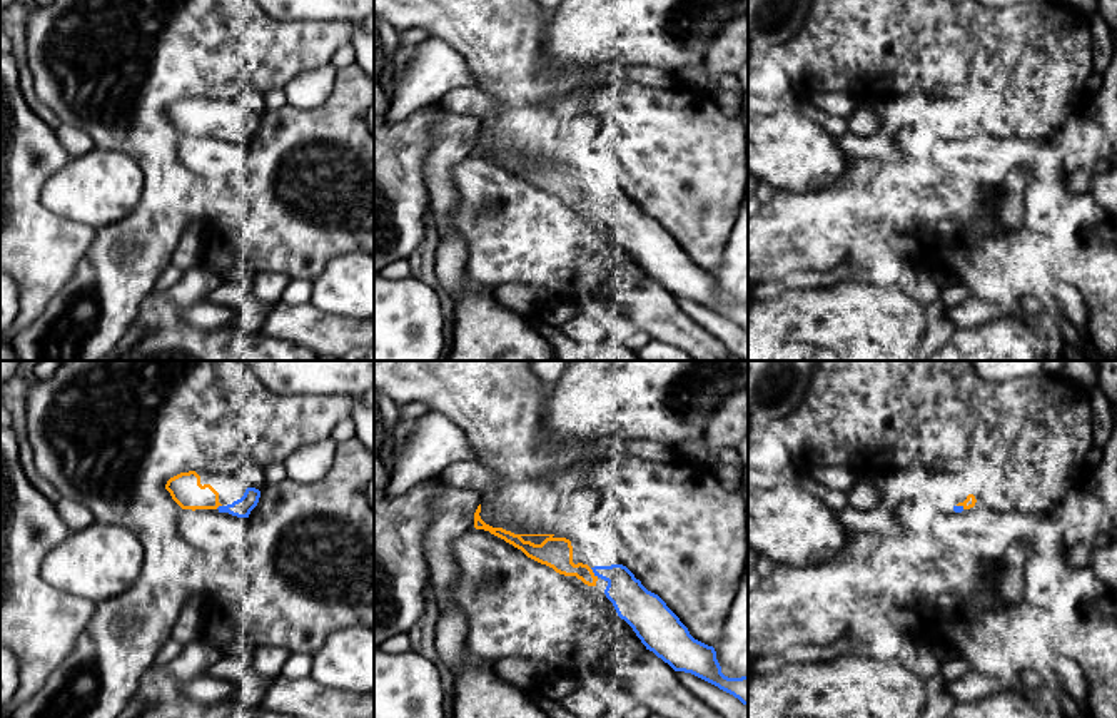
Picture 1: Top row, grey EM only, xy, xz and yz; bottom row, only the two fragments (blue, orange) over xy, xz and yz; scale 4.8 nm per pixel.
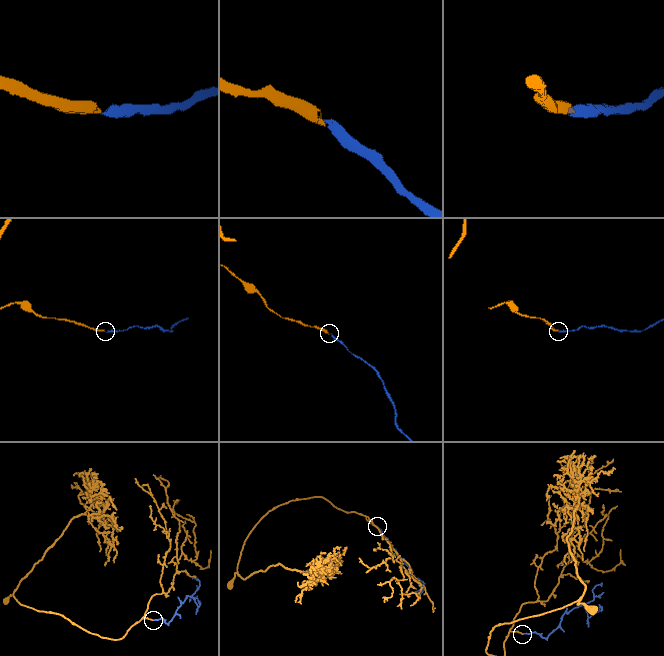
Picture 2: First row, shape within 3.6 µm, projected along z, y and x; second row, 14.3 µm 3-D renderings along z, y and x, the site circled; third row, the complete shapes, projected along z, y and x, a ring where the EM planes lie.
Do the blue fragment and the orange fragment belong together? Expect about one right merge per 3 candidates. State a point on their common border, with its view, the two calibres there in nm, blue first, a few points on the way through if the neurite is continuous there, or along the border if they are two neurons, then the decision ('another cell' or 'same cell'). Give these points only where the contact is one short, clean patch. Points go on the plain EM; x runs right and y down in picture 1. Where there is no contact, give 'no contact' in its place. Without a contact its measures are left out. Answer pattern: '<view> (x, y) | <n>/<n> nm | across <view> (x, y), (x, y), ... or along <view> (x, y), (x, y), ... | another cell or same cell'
xz (595, 199) | 190/150 nm | same cell

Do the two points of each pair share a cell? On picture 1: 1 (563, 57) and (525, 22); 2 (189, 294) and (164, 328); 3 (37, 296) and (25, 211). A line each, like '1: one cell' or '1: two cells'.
1: two cells
2: one cell
3: one cell

